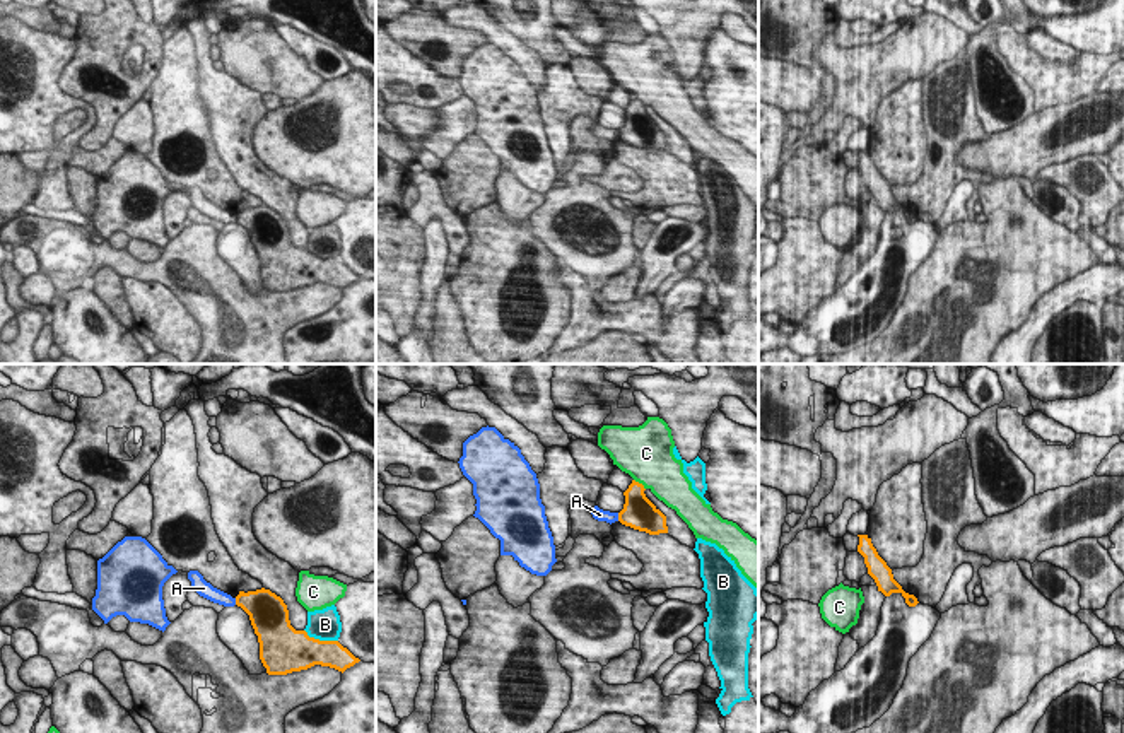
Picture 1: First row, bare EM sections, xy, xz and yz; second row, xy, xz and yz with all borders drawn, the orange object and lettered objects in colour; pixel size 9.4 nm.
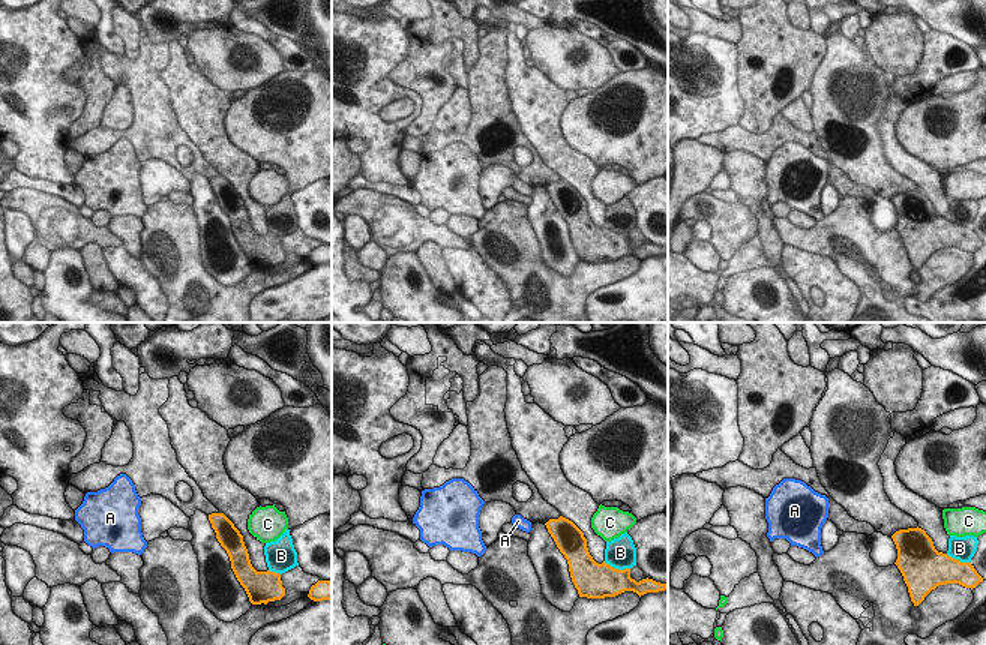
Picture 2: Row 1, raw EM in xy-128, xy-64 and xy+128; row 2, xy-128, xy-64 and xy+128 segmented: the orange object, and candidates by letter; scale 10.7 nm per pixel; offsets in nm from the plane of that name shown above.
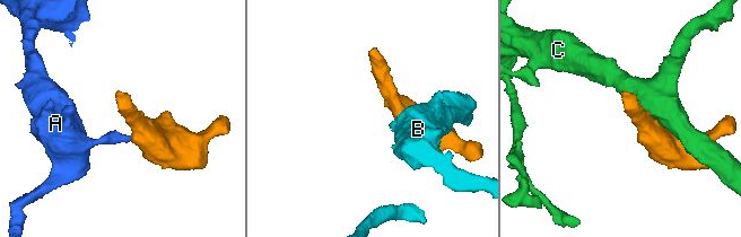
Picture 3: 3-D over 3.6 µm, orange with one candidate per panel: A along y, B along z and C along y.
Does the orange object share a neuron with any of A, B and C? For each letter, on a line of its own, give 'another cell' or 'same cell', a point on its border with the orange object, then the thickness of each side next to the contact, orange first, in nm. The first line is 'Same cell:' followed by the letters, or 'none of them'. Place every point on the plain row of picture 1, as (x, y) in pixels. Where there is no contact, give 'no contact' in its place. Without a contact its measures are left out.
Same cell: none of them
A: another cell; meets orange in xz at (619, 134); 320 nm thick on the orange side, 120 nm on the other
B: another cell; meets orange in xy at (318, 257); 380 nm thick on the orange side, 300 nm on the other
C: another cell; meets orange in xz at (641, 101); 280 nm thick on the orange side, 480 nm on the other

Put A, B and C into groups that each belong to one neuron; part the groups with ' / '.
A / B / C

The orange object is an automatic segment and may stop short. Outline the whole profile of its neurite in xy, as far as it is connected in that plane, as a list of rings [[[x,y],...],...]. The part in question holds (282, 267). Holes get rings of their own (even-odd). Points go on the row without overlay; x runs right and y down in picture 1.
[[[270,207],[239,208],[236,222],[249,232],[260,260],[260,277],[268,292],[287,292],[314,282],[343,290],[360,279],[338,258],[319,258],[306,248],[296,248],[287,222]]]

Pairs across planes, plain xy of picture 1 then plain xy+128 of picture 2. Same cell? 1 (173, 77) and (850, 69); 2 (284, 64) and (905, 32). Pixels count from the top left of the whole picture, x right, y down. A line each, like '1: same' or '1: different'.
1: same
2: same

